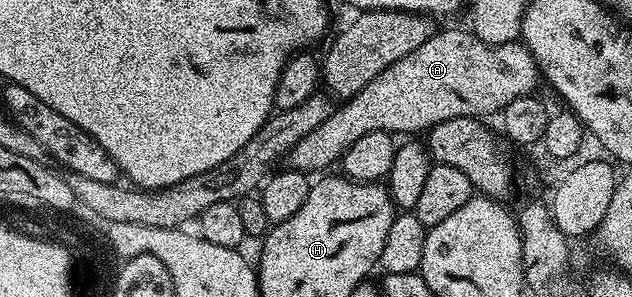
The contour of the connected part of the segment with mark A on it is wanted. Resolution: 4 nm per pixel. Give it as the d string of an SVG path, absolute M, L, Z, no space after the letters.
M467 29L436 30L435 35L409 53L409 57L393 61L393 65L373 77L365 89L340 102L325 125L317 125L313 133L301 137L291 150L290 170L326 172L331 169L326 167L334 163L336 166L349 145L365 137L365 133L389 131L407 137L410 131L426 133L433 125L441 125L441 121L453 121L453 117L498 116L513 101L531 95L538 83L541 83L539 66L531 50L522 42L489 45Z

